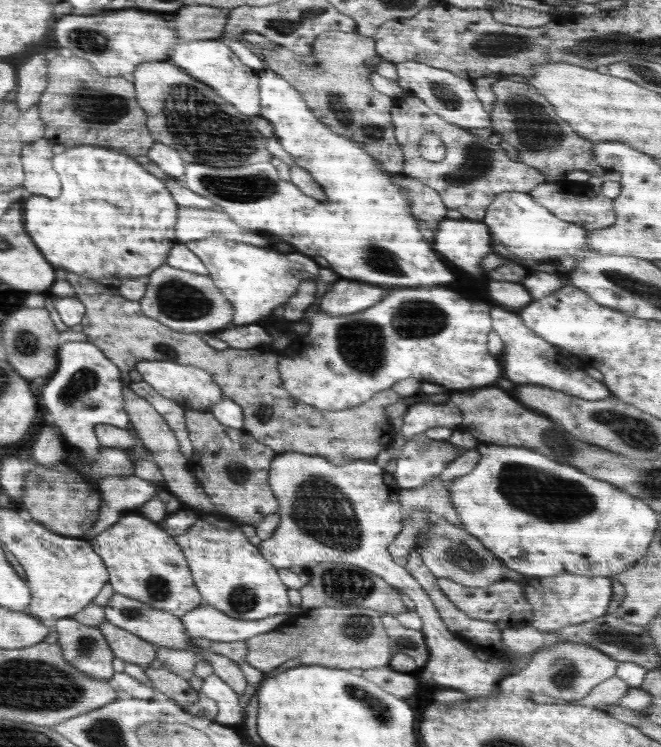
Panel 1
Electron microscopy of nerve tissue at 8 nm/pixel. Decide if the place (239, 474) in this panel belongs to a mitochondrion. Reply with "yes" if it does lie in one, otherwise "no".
yes

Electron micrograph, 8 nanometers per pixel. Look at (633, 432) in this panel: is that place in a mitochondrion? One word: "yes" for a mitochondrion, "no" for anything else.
yes

